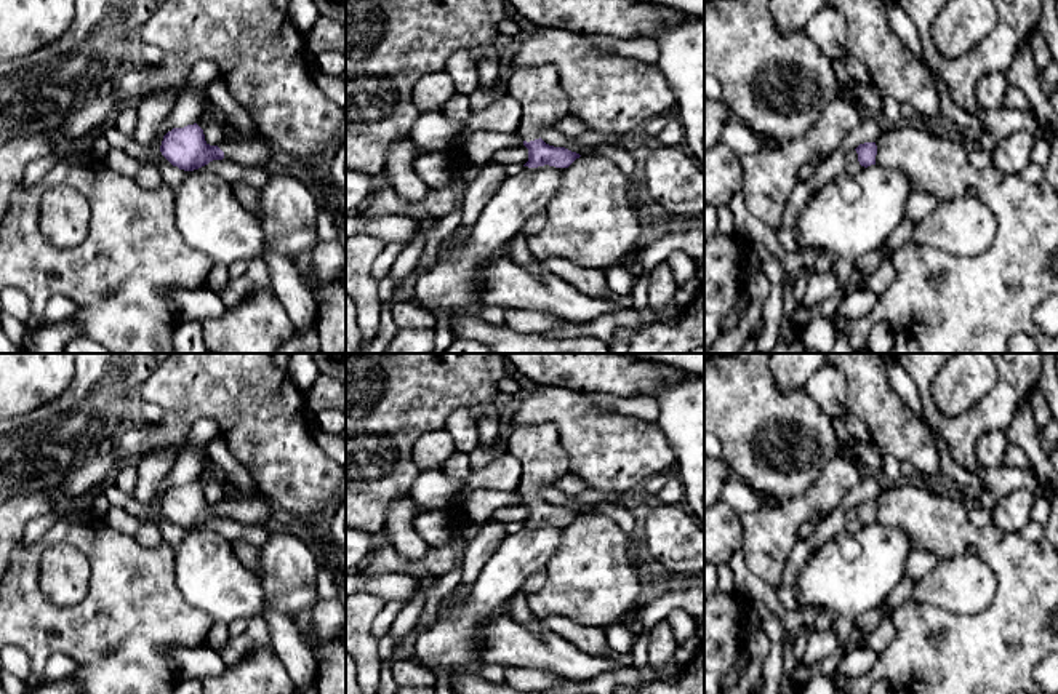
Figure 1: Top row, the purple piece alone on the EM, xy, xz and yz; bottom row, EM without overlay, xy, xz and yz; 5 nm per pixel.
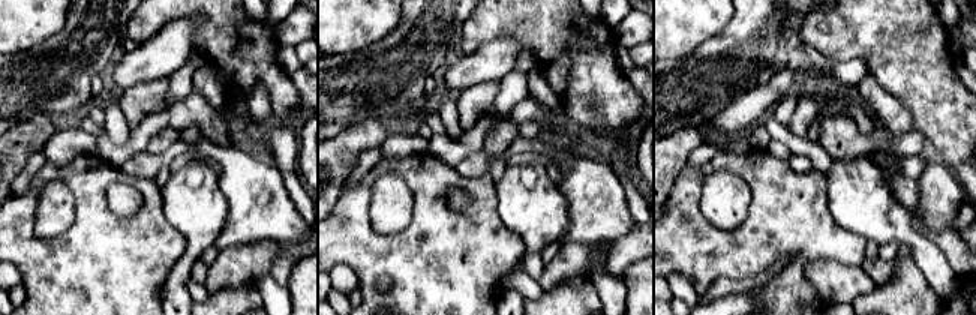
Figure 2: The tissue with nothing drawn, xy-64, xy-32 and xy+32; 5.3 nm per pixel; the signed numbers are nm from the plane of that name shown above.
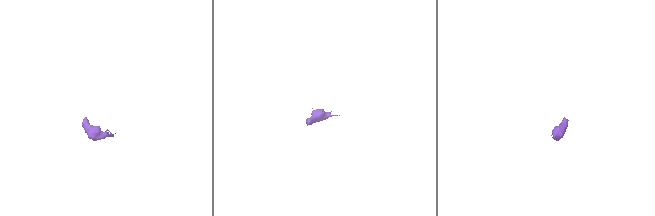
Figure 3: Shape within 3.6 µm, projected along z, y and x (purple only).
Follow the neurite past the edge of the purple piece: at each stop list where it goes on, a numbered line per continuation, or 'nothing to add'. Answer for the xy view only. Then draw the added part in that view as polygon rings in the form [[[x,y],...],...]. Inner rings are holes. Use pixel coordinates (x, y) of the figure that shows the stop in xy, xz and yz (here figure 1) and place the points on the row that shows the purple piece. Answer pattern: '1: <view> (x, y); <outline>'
1: xy (244, 152); [[[222,138],[218,146],[224,152],[224,158],[242,166],[266,166],[274,157],[269,141],[246,141],[237,138]]]

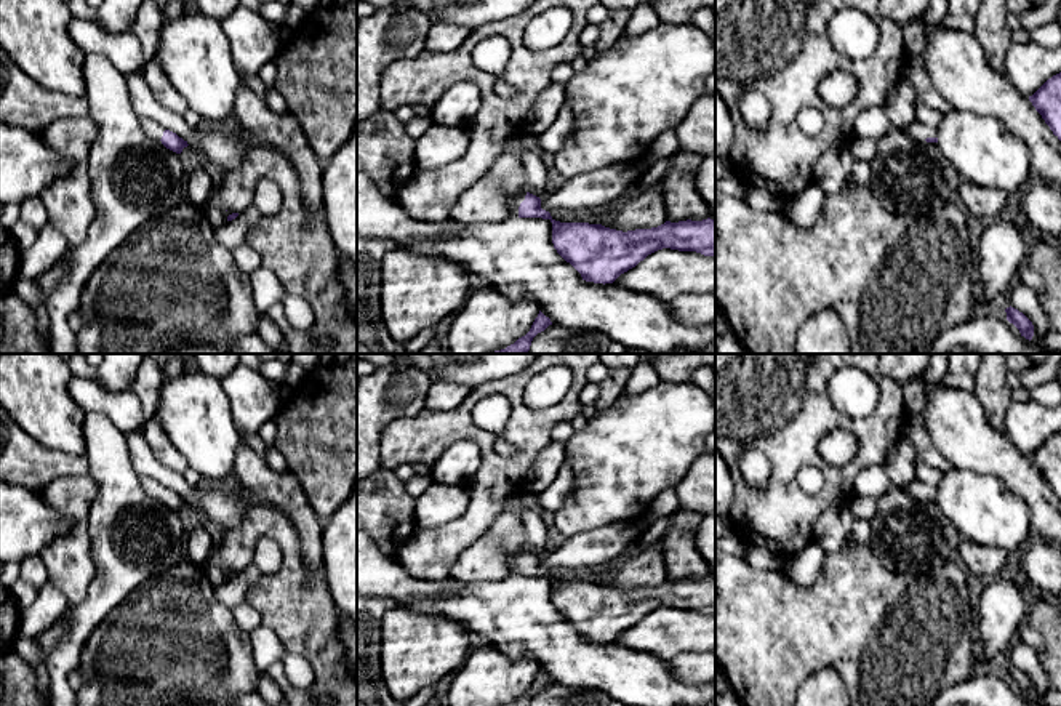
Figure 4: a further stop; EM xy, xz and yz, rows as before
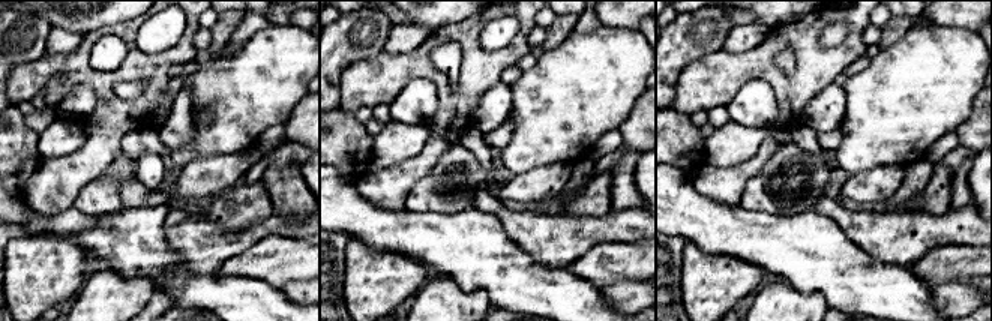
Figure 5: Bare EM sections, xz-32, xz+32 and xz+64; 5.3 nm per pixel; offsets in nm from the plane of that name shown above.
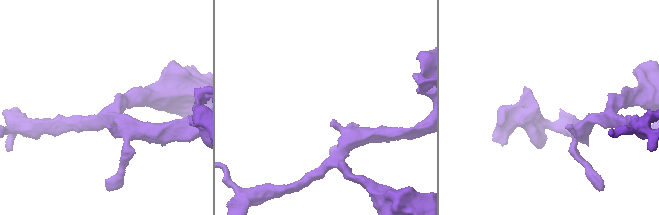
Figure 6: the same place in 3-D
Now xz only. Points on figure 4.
1: xz (514, 202); [[[517,192],[517,194],[510,195],[509,208],[510,208],[512,218],[518,218],[518,207],[525,200],[525,195],[526,195],[526,192]]]

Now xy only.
1: xy (154, 130); [[[138,118],[144,133],[155,142],[162,144],[165,128],[152,118]]]

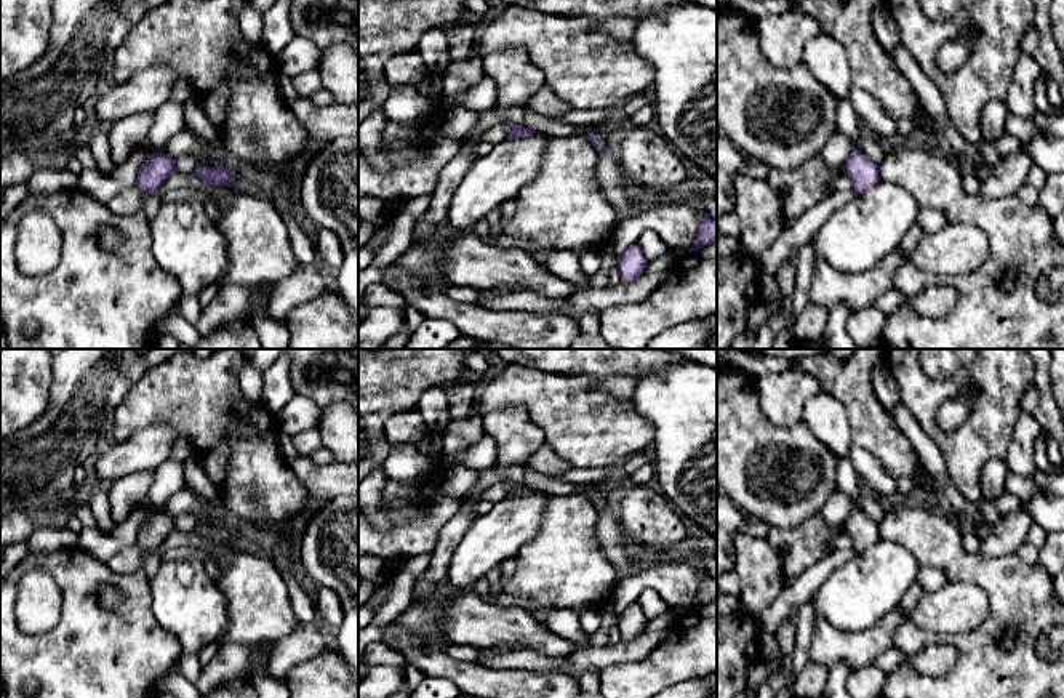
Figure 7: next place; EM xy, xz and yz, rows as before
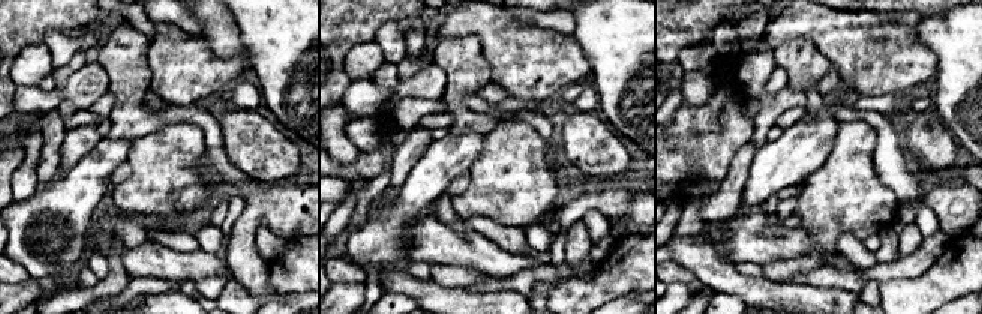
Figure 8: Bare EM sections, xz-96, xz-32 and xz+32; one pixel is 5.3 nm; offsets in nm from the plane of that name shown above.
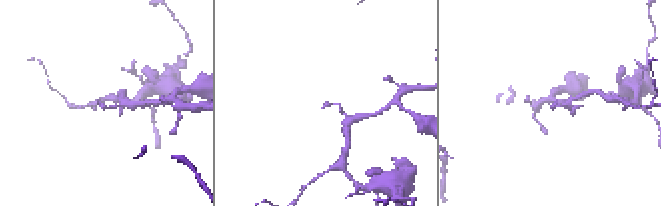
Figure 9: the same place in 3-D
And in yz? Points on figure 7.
1: yz (800, 189); [[[816,155],[797,170],[771,168],[766,179],[781,195],[784,221],[787,223],[826,199],[829,186],[840,174],[843,174],[842,168],[829,168]]]

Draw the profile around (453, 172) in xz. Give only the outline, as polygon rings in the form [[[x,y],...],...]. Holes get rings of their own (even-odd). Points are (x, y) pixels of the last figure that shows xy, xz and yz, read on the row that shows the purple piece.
[[[462,147],[438,173],[435,189],[432,192],[430,207],[414,223],[413,240],[424,239],[434,231],[440,229],[446,219],[446,211],[451,205],[451,199],[469,171],[472,162],[477,158],[477,152]]]

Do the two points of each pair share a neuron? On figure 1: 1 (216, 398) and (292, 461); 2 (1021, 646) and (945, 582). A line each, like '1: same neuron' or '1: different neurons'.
1: same neuron
2: different neurons

